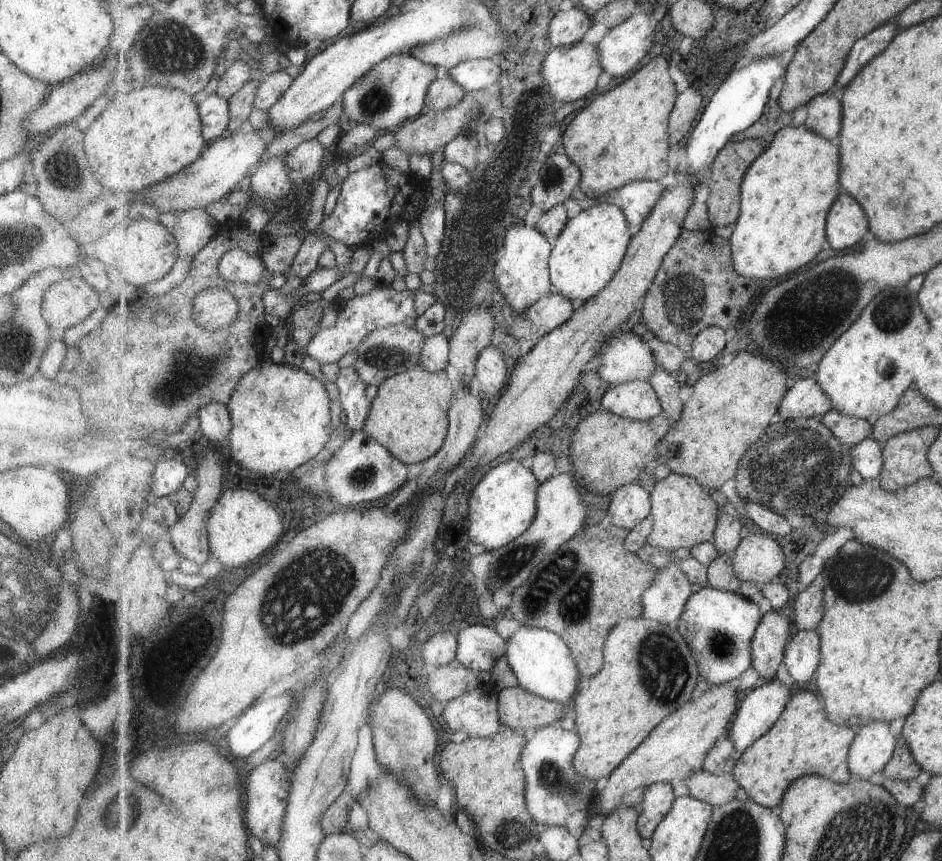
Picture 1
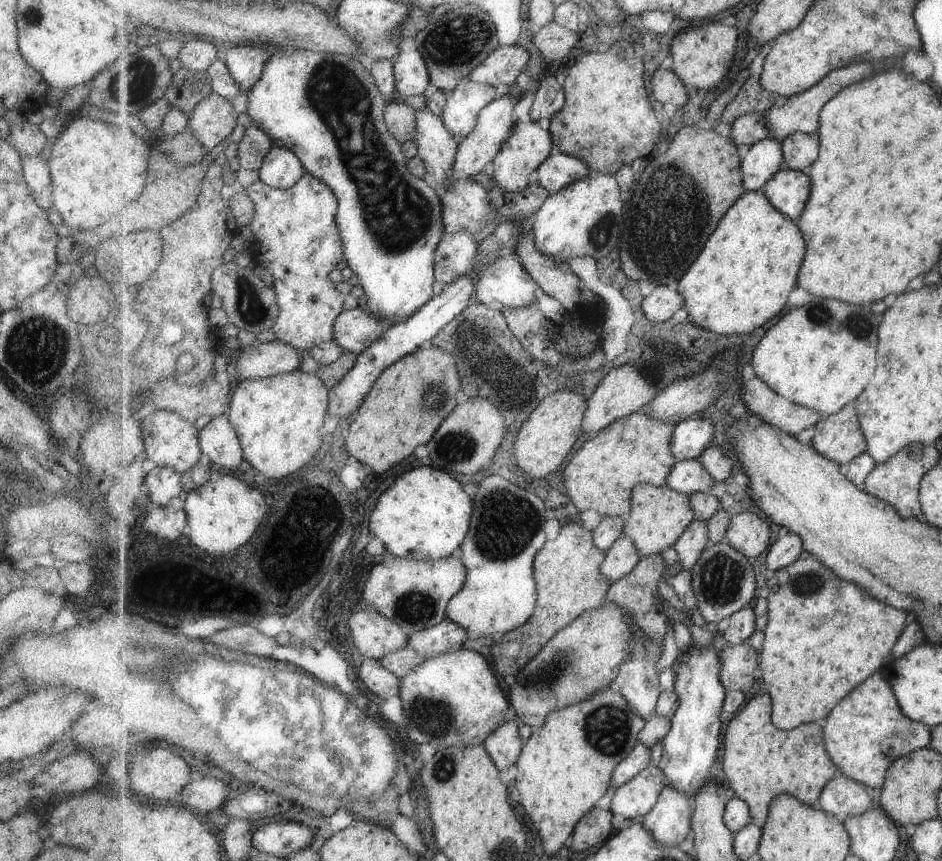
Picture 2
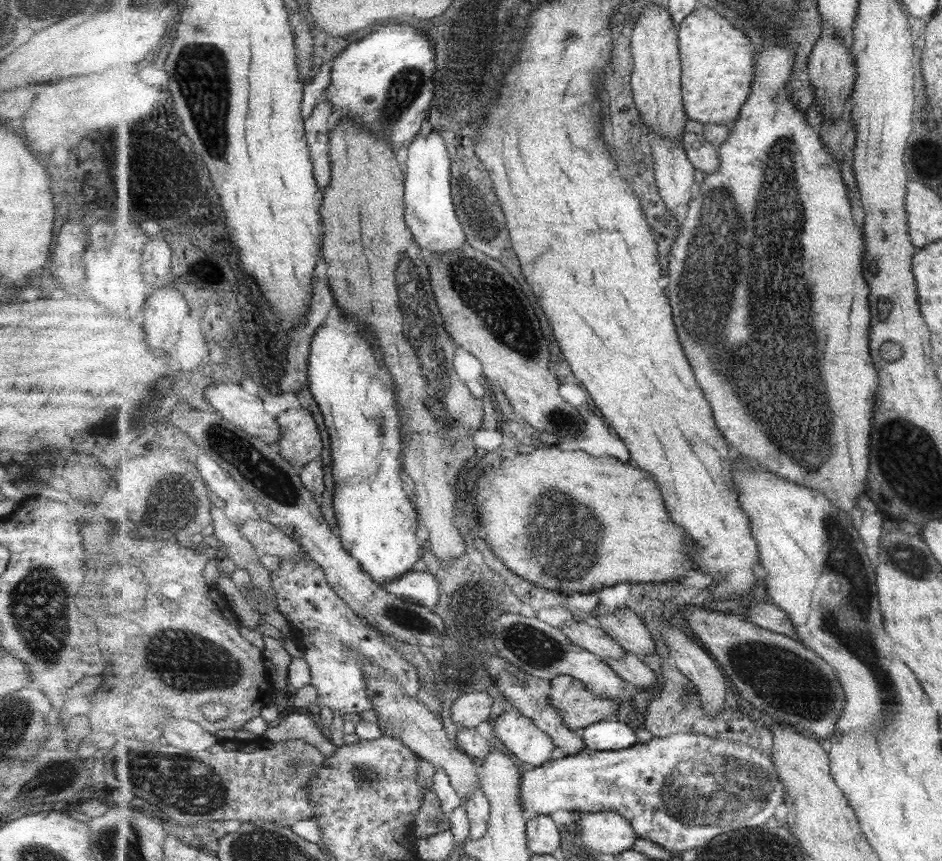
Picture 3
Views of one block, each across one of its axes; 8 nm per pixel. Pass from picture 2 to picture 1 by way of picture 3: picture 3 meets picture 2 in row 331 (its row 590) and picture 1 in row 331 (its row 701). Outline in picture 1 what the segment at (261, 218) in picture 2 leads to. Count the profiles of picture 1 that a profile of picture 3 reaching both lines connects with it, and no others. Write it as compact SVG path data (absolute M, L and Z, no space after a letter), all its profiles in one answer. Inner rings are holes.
M386 282L375 284L368 294L355 295L353 299L345 301L345 306L338 312L338 319L333 328L316 331L306 347L308 356L320 365L338 363L349 352L358 350L374 330L399 324L416 326L420 316L415 308L415 298L416 295L408 289L399 292L392 284L387 285Z

